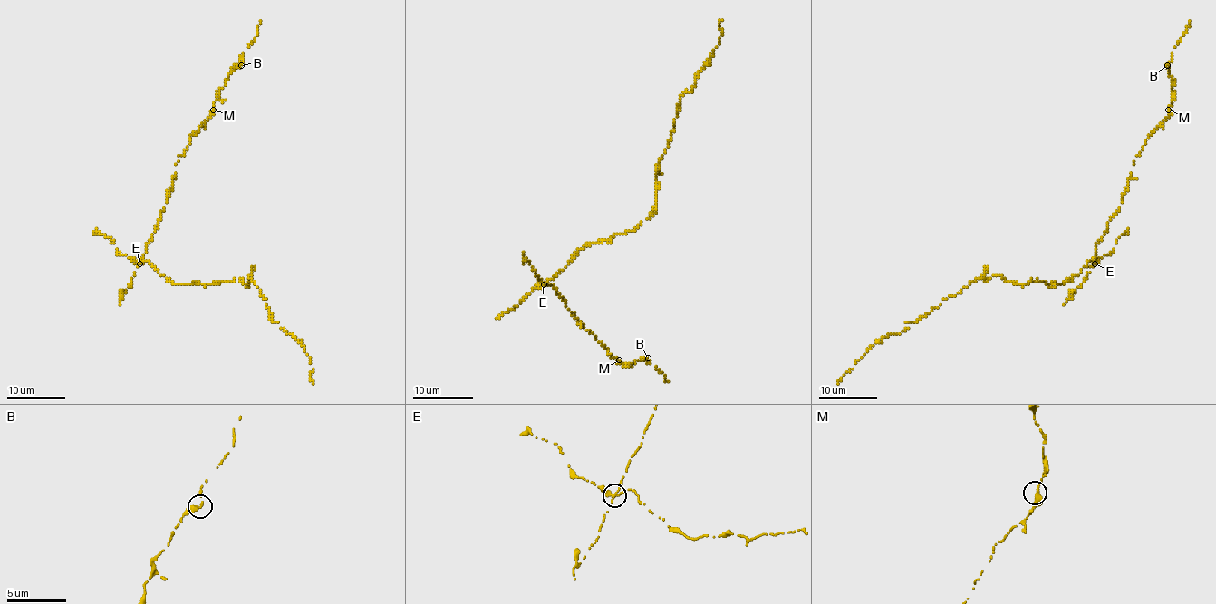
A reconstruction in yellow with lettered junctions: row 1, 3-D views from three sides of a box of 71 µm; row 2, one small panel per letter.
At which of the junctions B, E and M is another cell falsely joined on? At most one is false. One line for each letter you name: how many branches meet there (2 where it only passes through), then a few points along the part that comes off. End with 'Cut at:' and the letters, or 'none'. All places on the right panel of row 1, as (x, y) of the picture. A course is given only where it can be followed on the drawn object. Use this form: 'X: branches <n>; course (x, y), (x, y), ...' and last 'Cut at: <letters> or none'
E: branches 2; course (1095, 263), (1091, 260), (1073, 279), (1058, 285), (978, 278), (908, 323), (903, 331), (880, 339), (839, 383)
Cut at: E

